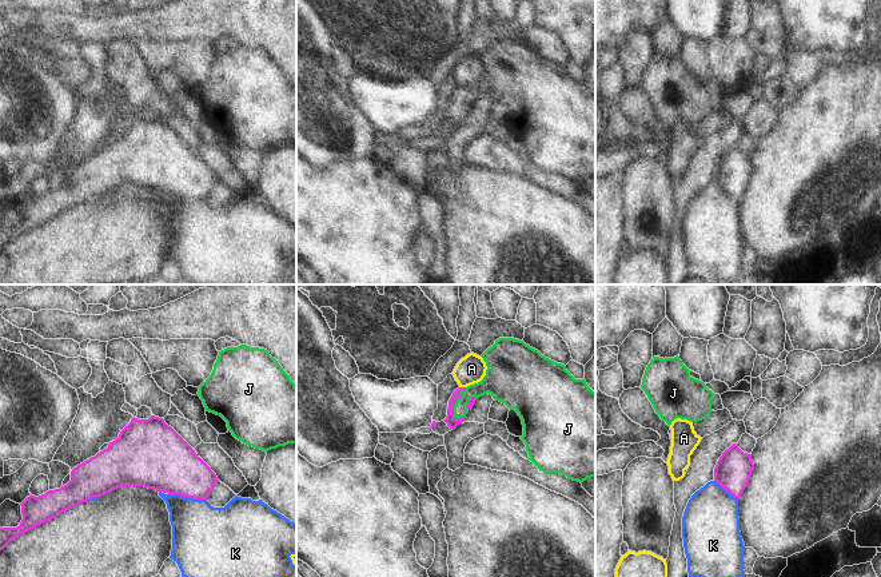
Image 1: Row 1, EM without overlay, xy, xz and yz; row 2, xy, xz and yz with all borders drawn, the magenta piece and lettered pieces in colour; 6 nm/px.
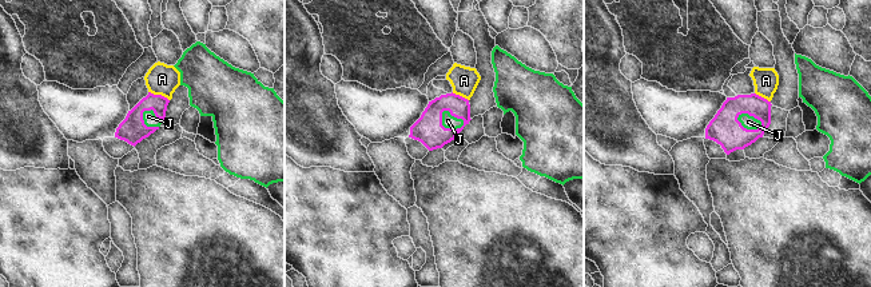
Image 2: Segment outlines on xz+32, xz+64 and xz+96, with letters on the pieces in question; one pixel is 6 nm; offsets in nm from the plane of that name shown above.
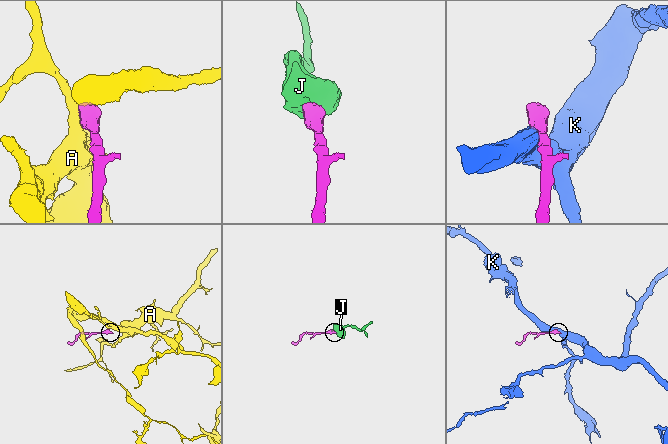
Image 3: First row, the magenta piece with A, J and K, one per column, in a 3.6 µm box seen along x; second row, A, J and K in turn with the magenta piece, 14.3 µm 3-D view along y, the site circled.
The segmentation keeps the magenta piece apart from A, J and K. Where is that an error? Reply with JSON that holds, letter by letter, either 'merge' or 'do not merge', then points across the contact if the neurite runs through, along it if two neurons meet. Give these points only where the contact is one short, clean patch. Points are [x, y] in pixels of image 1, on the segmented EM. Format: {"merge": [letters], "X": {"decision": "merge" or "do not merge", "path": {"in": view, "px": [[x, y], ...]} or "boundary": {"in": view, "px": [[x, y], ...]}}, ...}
{"merge": ["J"], "A": {"decision": "do not merge", "boundary": {"in": "xz", "px": [[459, 386], [465, 388]]}}, "J": {"decision": "merge", "path": {"in": "xz", "px": [[450, 420], [454, 416], [455, 401], [493, 383]]}}, "K": {"decision": "do not merge"}}

